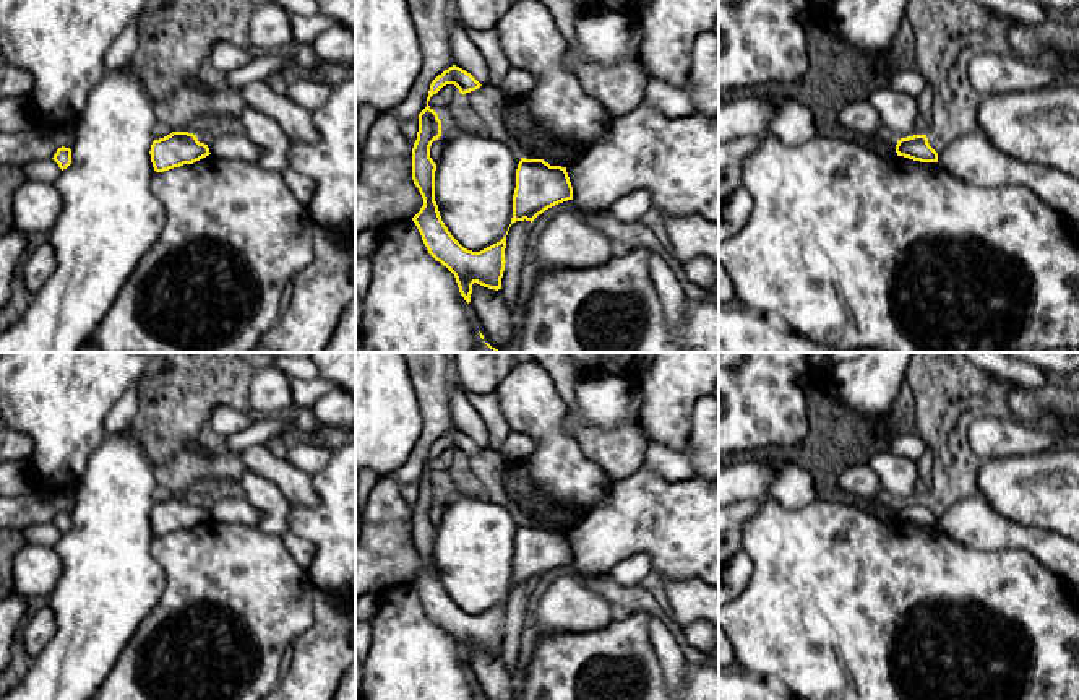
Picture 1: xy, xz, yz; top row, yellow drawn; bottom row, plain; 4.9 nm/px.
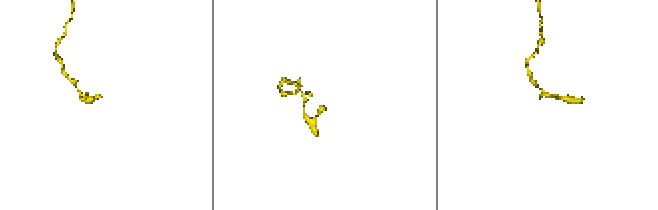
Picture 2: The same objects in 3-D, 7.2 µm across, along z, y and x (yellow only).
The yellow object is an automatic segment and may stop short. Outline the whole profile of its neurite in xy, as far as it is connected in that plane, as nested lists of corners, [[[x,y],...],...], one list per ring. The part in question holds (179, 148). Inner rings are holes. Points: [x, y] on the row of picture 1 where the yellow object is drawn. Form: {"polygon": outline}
{"polygon": [[[172,132],[154,140],[151,145],[151,162],[156,172],[164,172],[183,164],[193,164],[209,156],[209,148],[200,143],[196,135],[188,132]]]}

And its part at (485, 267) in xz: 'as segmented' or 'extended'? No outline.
as segmented

